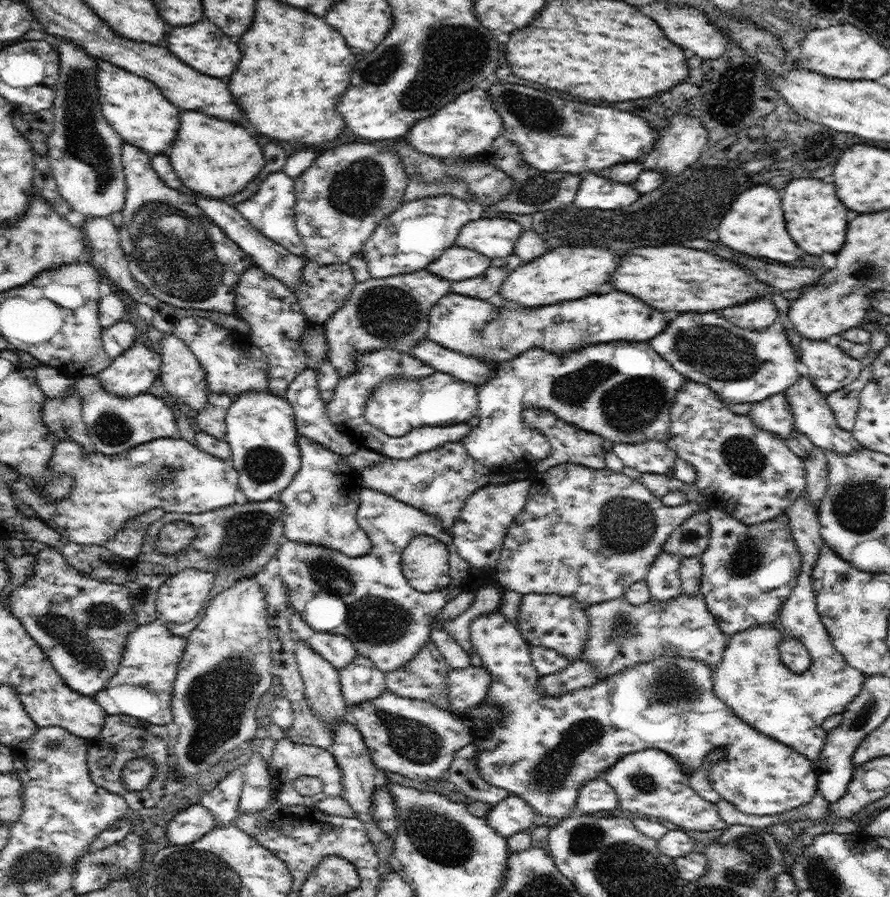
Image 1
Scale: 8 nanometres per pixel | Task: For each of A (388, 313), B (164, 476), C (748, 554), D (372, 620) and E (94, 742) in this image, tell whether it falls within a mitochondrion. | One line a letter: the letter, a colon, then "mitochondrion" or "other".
A: mitochondrion
B: mitochondrion
C: mitochondrion
D: mitochondrion
E: other

